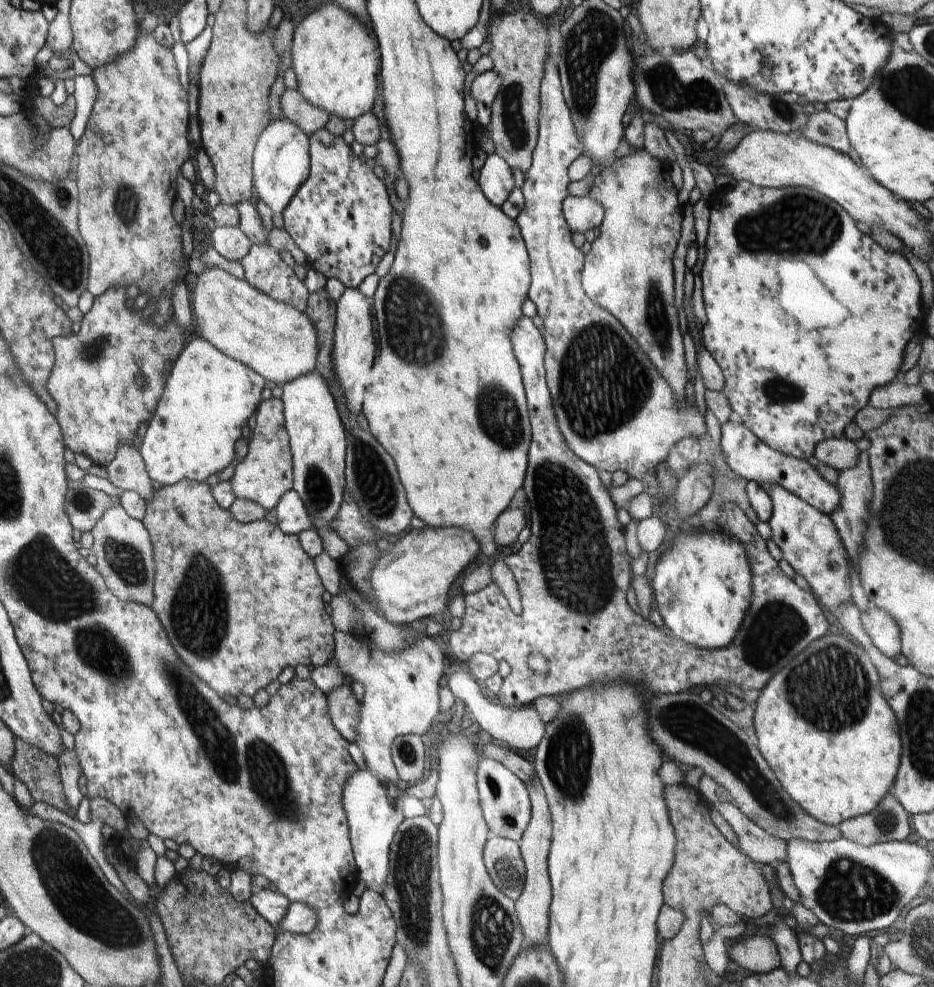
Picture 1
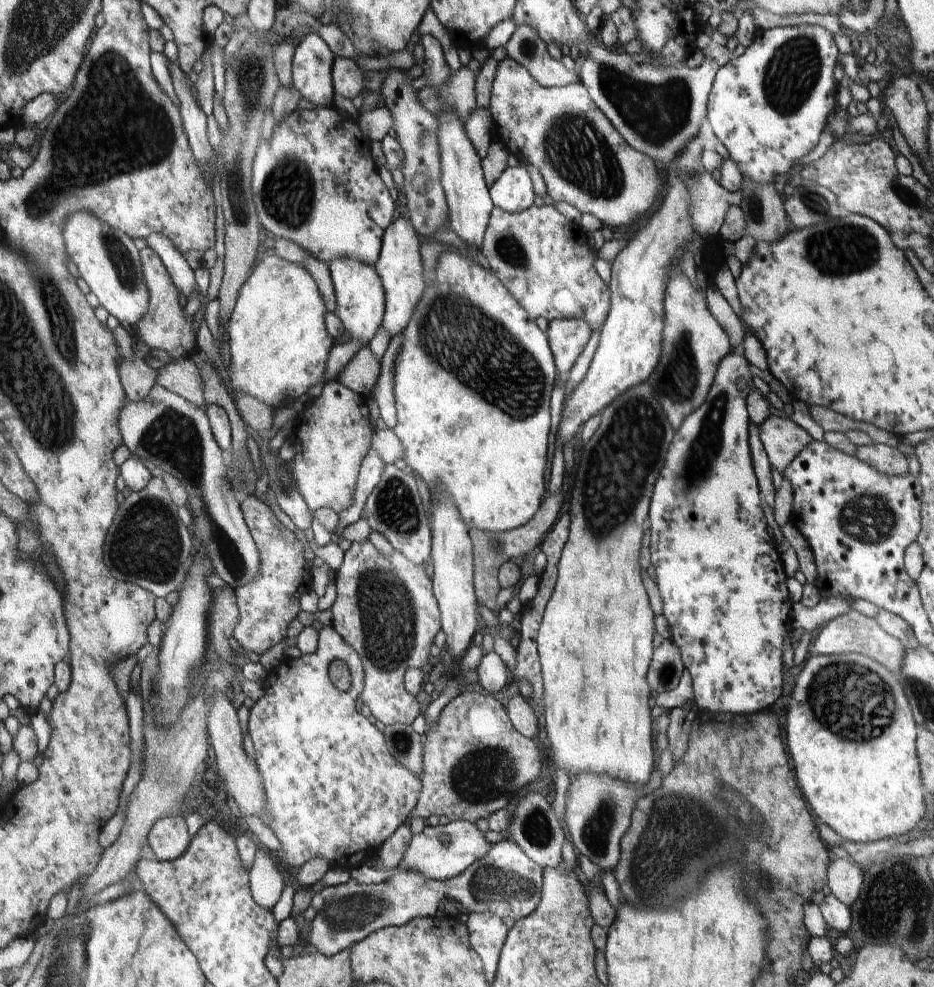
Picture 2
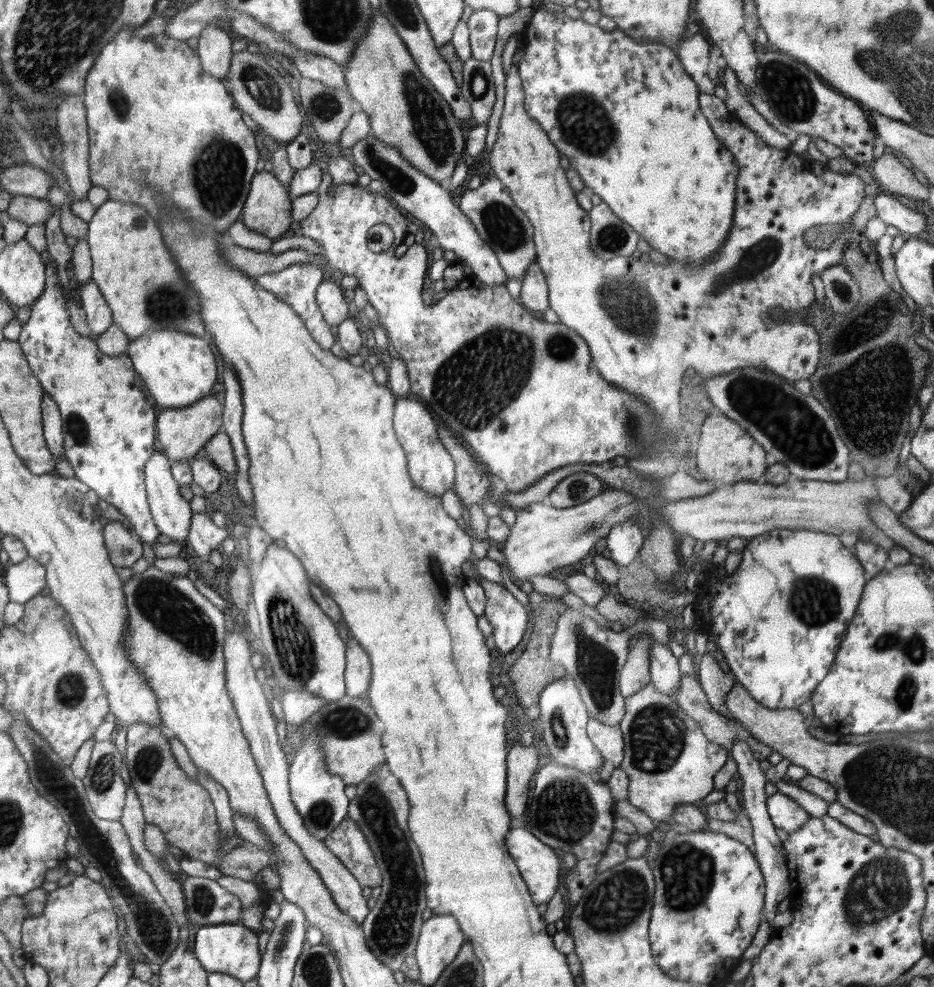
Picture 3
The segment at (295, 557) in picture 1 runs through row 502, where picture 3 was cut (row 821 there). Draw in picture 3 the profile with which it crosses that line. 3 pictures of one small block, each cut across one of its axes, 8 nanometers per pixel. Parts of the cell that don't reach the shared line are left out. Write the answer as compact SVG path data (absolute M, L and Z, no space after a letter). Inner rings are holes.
M134 723L127 730L126 764L132 778L134 792L140 799L145 823L156 825L170 845L180 849L187 859L217 865L234 847L242 845L240 835L222 844L216 814L208 792L189 779L172 754L167 738L160 729L146 723Z

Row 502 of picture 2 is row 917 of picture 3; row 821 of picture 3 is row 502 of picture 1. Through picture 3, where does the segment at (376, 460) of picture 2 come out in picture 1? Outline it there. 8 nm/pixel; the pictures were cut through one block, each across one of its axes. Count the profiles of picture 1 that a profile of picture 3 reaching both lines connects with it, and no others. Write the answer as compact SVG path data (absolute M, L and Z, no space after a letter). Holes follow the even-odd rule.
M295 491L286 492L274 510L277 528L285 534L298 535L301 531L313 528L303 501Z

